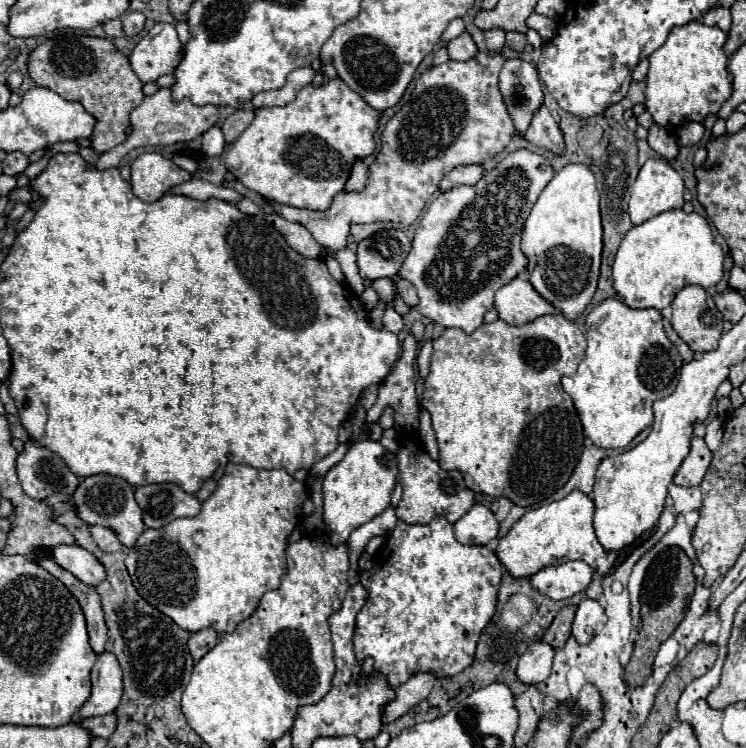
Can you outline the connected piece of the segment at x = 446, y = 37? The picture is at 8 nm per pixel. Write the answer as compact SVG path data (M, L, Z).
M454 19L454 21L446 27L446 31L442 33L442 43L452 41L452 39L458 37L462 31L464 31L464 23L462 23L462 19Z

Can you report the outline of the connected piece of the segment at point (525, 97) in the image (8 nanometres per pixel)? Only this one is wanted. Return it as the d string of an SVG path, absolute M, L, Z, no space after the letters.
M510 59L500 71L500 91L518 133L526 133L532 113L542 105L538 71L524 59Z

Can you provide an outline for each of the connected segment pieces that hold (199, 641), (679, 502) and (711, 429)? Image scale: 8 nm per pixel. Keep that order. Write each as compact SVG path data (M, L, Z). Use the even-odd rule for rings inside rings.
M202 629L202 631L190 635L188 649L190 649L194 661L200 661L216 643L218 643L218 633L214 629Z
M672 483L668 493L674 499L676 513L680 513L680 515L690 513L690 511L698 511L702 507L702 493L698 487L678 487Z
M716 417L716 419L712 419L712 421L708 423L704 441L706 441L706 445L708 445L708 449L710 449L710 451L716 451L716 449L720 447L720 441L722 441L722 431L724 431L724 427L722 427L722 421L720 421L718 417Z

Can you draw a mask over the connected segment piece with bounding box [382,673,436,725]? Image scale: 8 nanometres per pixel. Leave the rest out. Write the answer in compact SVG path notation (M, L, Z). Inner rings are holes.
M416 673L404 685L396 689L396 697L382 707L382 725L388 725L402 715L406 715L416 703L428 697L430 689L434 687L436 677L430 673Z

